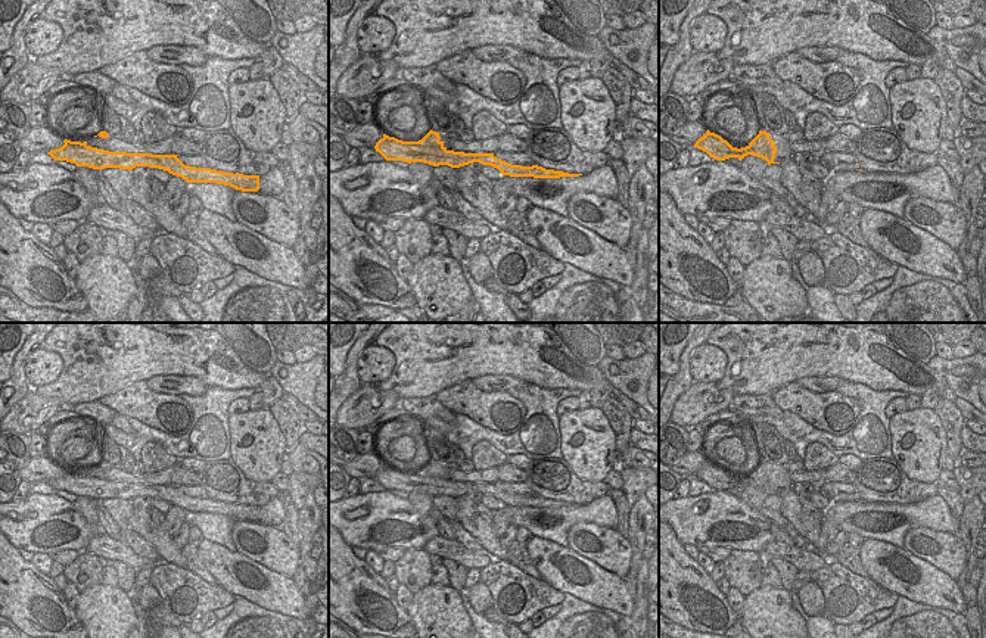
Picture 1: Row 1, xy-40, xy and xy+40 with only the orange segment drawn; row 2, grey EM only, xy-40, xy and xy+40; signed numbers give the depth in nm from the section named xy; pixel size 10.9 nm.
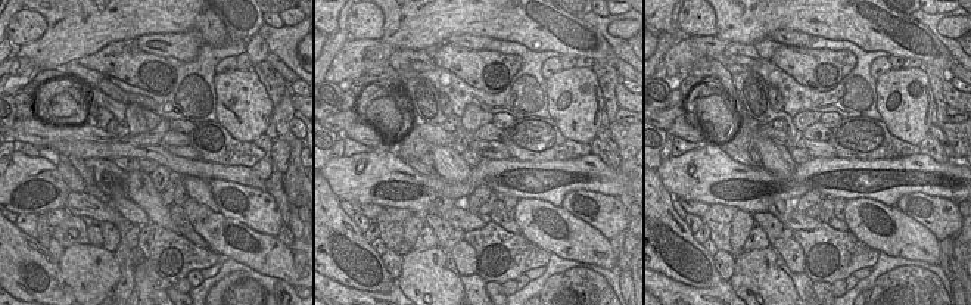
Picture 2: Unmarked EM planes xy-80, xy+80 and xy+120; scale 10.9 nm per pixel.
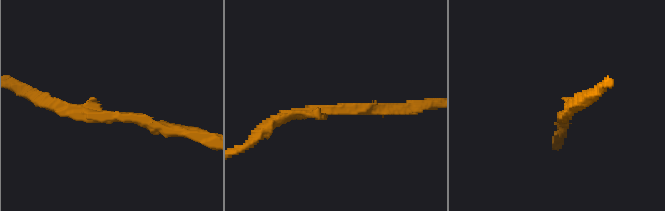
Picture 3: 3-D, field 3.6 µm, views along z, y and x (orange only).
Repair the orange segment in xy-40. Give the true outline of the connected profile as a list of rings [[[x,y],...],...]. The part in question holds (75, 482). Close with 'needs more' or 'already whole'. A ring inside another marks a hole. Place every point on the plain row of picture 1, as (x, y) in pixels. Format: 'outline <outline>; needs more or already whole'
outline [[[63,470],[63,476],[47,482],[55,491],[66,491],[77,497],[93,499],[119,498],[131,501],[136,497],[150,497],[168,501],[187,513],[217,513],[242,522],[258,522],[259,505],[243,505],[184,495],[177,485],[109,482],[91,477],[87,472]]]; already whole

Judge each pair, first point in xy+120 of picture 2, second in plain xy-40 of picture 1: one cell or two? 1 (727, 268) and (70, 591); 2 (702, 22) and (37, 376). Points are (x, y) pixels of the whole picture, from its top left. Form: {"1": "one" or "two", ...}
{"1": "one", "2": "one"}

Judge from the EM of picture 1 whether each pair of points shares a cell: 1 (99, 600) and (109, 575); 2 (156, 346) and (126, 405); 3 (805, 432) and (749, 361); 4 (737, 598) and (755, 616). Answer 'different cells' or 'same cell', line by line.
1: different cells
2: different cells
3: different cells
4: different cells

